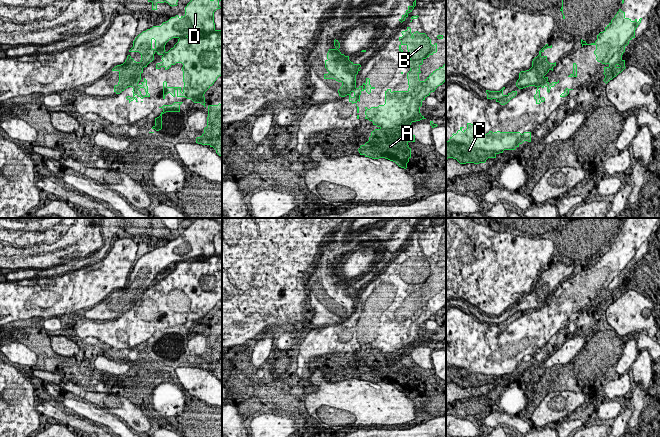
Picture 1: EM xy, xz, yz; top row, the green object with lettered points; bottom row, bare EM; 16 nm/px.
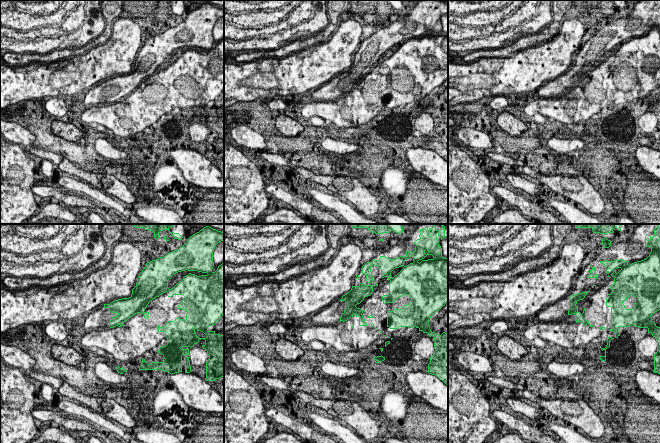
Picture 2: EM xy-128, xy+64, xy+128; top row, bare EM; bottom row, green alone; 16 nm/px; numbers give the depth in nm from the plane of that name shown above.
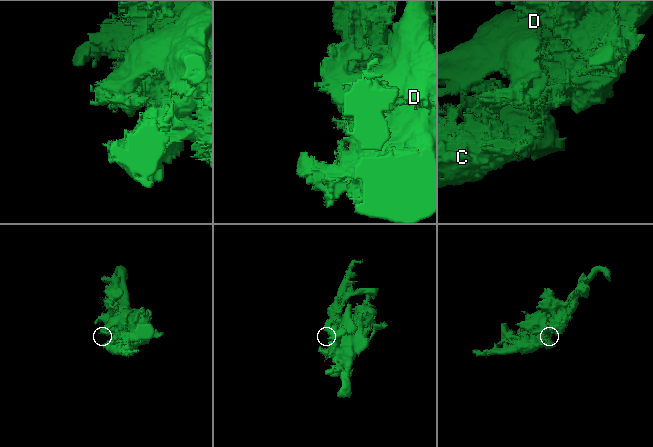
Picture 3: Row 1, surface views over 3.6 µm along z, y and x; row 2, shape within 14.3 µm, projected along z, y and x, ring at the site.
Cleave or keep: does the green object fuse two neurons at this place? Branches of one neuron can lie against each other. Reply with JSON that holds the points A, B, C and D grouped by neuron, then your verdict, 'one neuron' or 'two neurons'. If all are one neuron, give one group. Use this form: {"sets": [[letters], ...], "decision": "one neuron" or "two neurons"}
{"sets": [["A", "B", "C"], ["D"]], "decision": "two neurons"}

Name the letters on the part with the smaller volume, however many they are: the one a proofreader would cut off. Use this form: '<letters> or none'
D

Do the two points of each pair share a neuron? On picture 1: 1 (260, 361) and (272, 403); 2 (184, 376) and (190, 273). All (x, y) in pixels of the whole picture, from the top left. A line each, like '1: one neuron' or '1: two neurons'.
1: one neuron
2: two neurons

